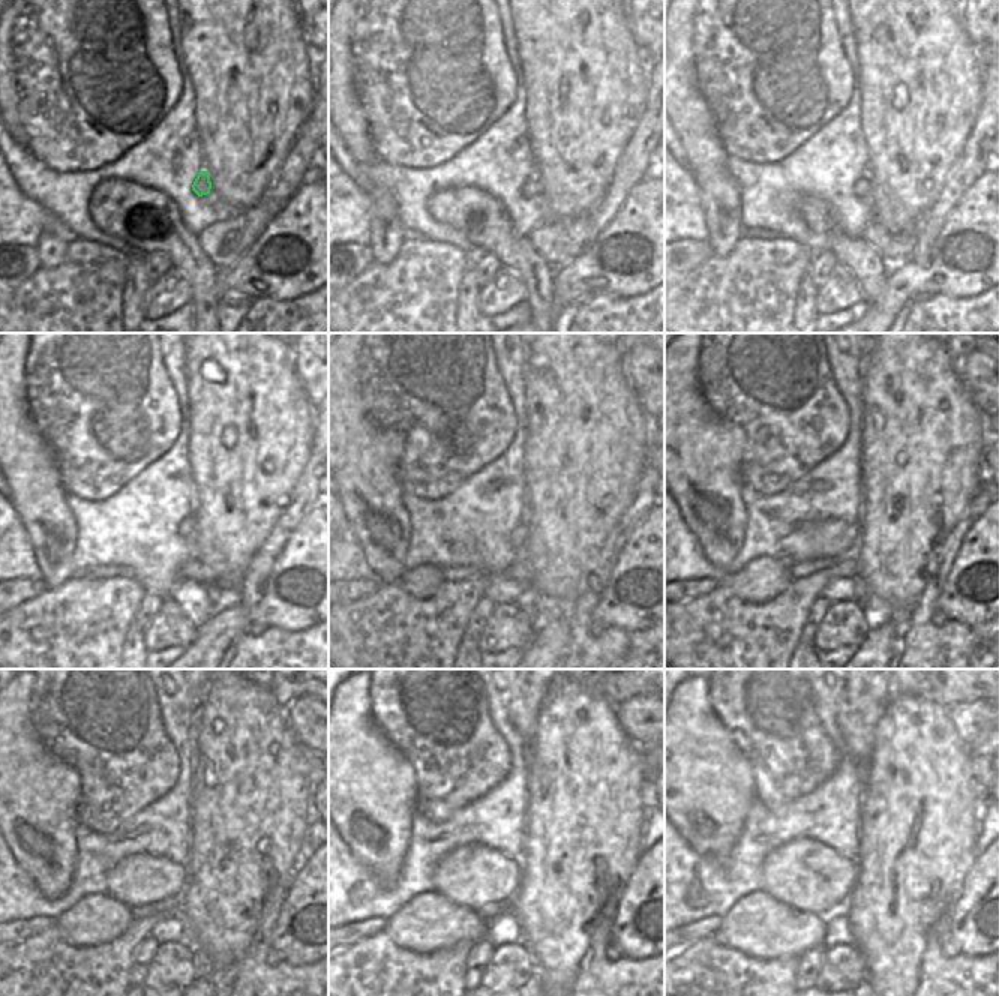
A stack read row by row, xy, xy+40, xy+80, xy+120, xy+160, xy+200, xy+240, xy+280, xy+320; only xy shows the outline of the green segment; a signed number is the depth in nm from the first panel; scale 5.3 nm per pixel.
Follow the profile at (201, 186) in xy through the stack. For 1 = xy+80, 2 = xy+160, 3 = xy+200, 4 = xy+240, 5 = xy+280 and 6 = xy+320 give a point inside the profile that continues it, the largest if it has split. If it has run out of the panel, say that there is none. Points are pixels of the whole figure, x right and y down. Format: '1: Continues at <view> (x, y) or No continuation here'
1: Continues at xy+80 (863, 189)
2: Continues at xy+160 (519, 534)
3: Continues at xy+200 (827, 537)
4: Continues at xy+240 (138, 879)
5: Continues at xy+280 (483, 879)
6: Continues at xy+320 (807, 875)

